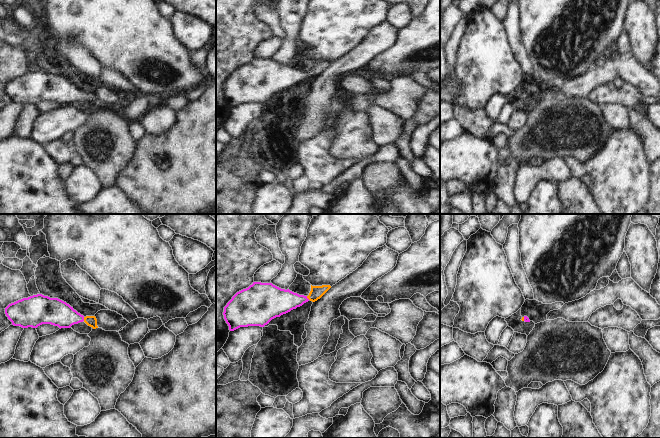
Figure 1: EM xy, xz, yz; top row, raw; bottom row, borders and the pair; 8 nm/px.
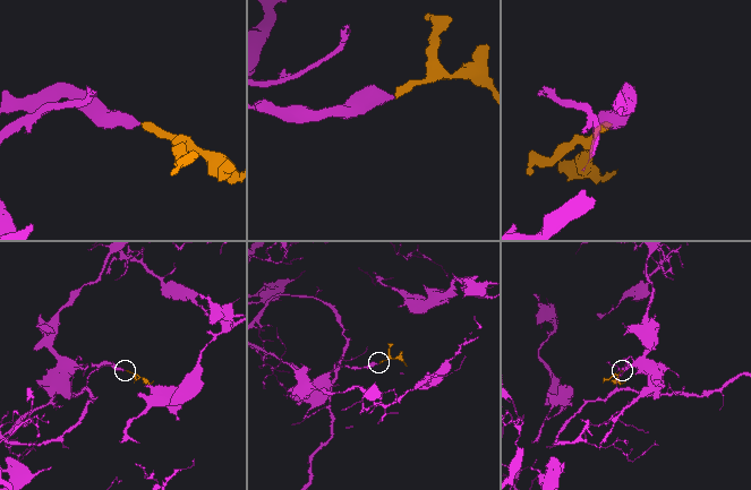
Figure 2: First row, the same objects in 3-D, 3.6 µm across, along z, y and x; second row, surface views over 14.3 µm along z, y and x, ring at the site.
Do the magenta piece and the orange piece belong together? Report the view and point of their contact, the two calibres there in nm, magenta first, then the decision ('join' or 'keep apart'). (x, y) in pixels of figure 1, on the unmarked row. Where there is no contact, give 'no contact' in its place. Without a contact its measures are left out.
xy (83, 95) | 220/90 nm | join

